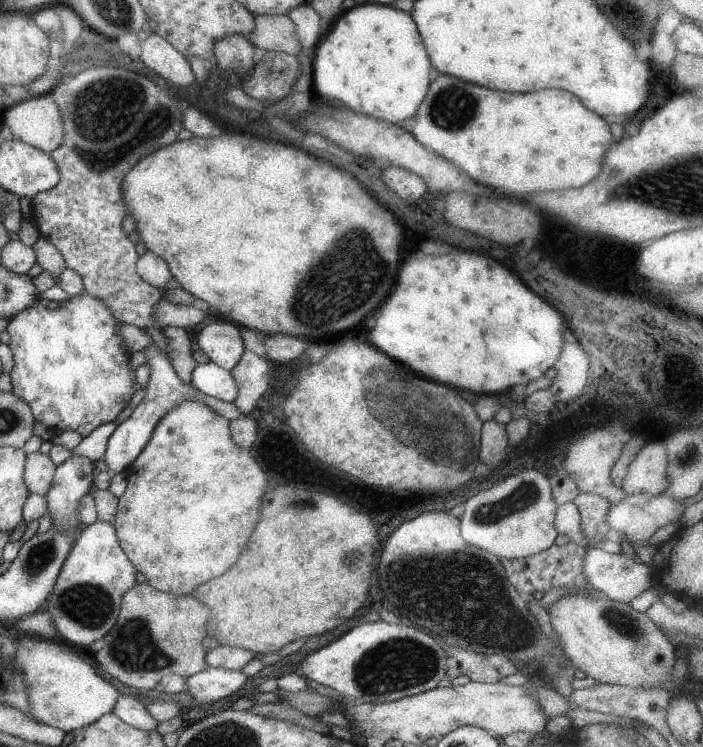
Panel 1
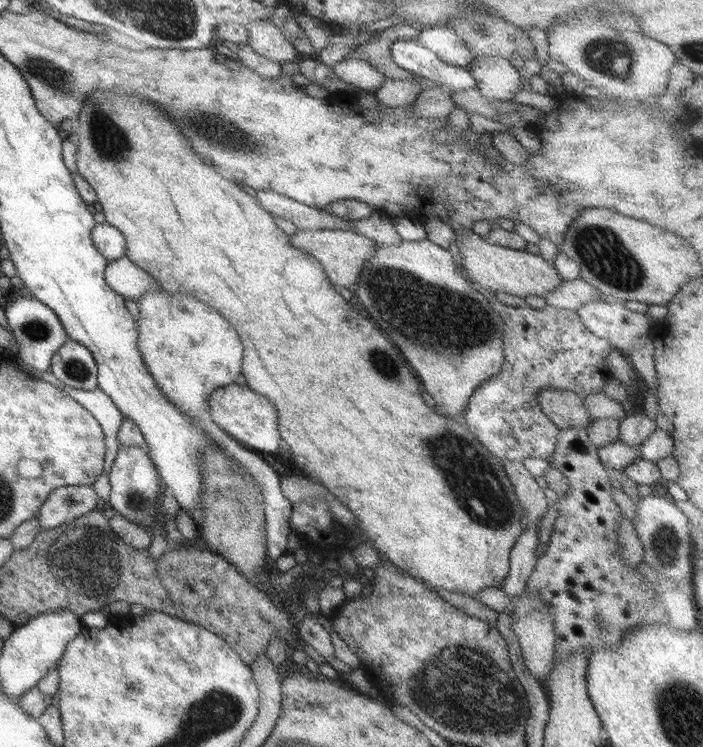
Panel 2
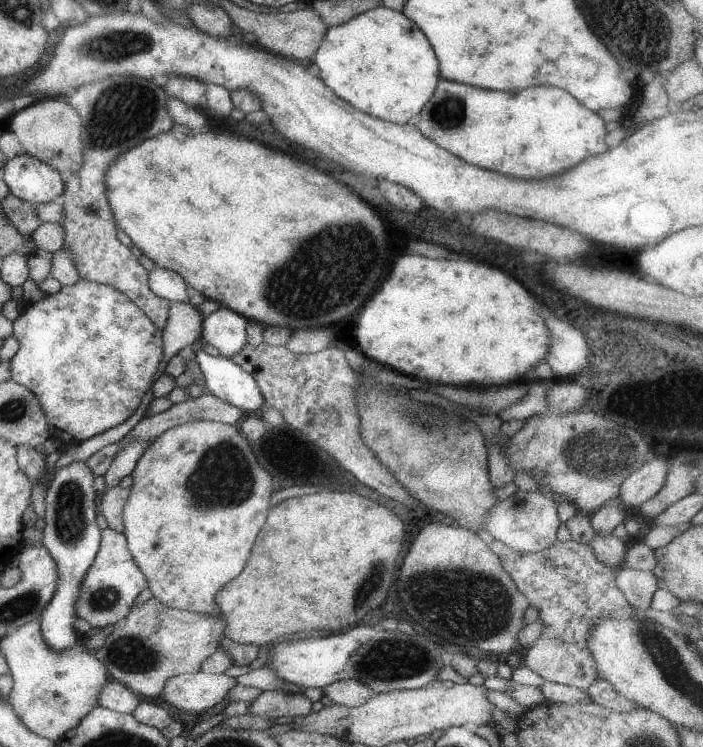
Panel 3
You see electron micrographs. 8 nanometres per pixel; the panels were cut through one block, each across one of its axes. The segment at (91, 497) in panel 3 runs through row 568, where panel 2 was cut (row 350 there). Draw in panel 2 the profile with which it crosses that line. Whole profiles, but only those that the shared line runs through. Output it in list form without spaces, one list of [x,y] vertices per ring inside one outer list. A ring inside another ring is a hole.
[[[69,337],[53,354],[51,374],[72,388],[94,390],[98,386],[98,368],[92,353]]]

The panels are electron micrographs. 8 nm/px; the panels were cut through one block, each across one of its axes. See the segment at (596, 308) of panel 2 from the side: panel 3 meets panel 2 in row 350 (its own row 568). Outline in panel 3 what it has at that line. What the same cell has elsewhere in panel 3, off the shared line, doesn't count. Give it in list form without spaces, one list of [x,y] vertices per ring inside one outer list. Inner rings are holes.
[[[625,564],[617,569],[615,583],[629,604],[637,608],[641,615],[651,606],[652,597],[659,589],[657,578],[652,571],[634,570]]]

